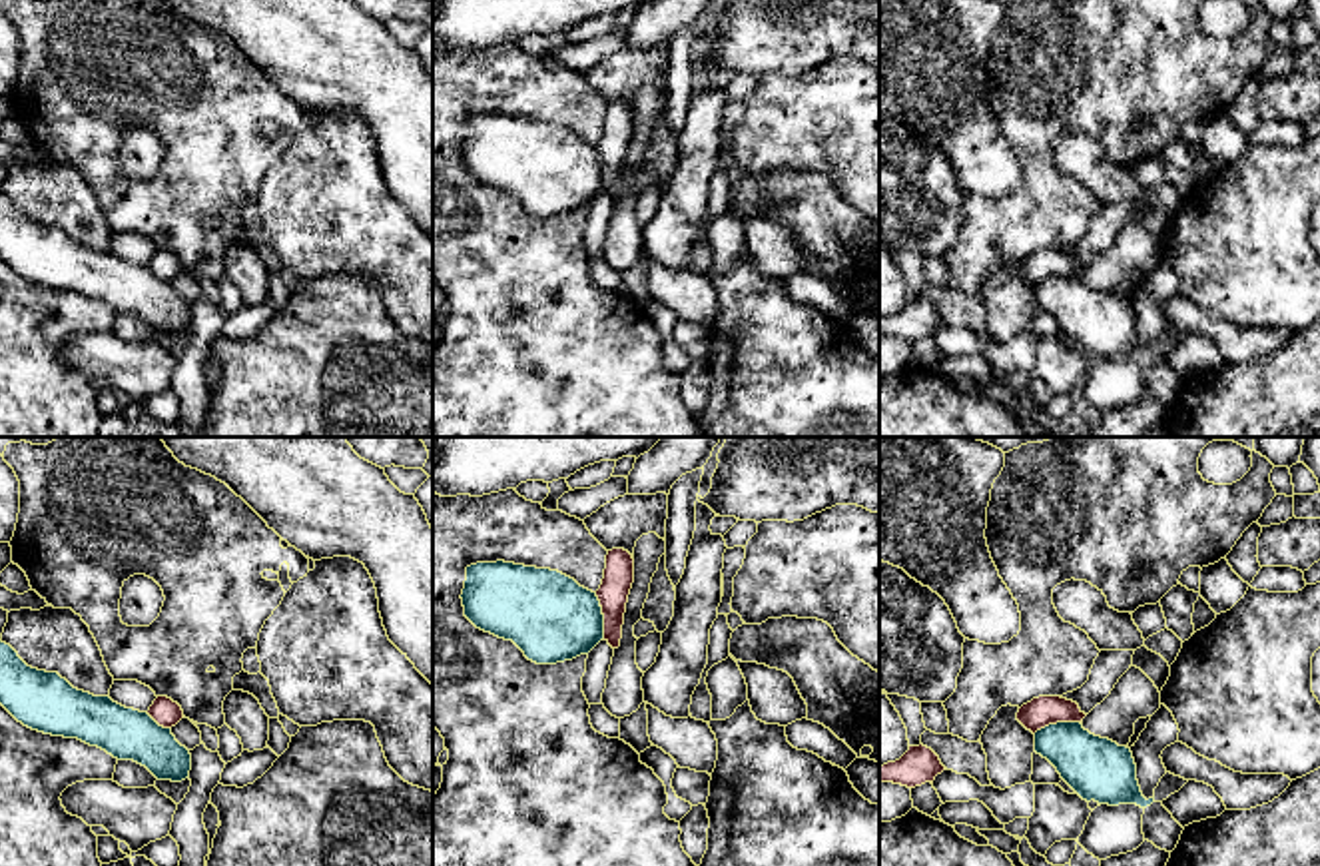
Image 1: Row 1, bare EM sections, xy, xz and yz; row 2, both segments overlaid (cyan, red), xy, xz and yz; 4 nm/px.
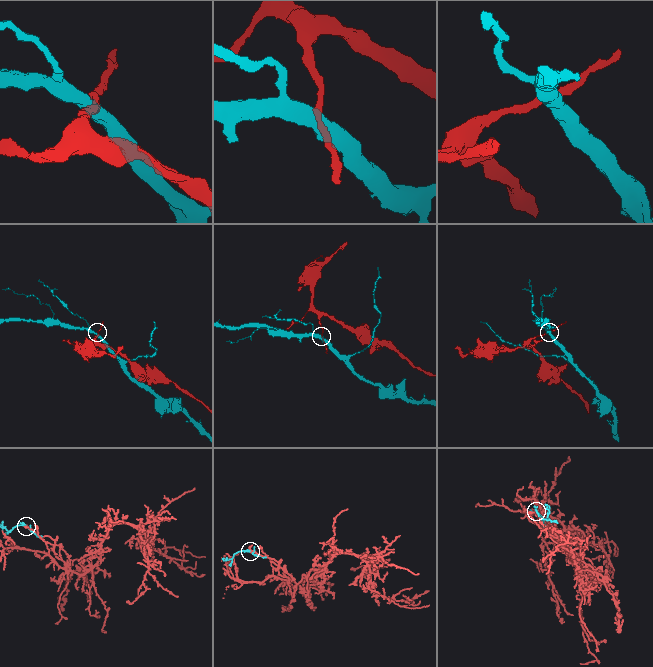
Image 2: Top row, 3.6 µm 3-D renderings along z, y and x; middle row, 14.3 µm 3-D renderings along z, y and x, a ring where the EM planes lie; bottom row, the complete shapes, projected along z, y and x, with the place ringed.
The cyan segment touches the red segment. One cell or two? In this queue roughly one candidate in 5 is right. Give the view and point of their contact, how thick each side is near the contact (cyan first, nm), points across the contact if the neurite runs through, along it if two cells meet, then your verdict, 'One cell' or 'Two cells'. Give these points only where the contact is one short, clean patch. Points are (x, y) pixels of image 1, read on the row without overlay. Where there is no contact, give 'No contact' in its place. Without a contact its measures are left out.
Touches cyan at yz (1057, 276). Thickness 260 nm (cyan) against 120 nm. One cell

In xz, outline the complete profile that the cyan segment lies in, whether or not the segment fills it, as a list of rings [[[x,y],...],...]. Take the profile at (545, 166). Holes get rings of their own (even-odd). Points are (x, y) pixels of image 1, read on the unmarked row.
[[[612,102],[596,146],[558,124],[496,114],[467,120],[461,152],[477,182],[512,194],[536,217],[556,217],[602,192],[620,200],[632,136],[632,108]]]

